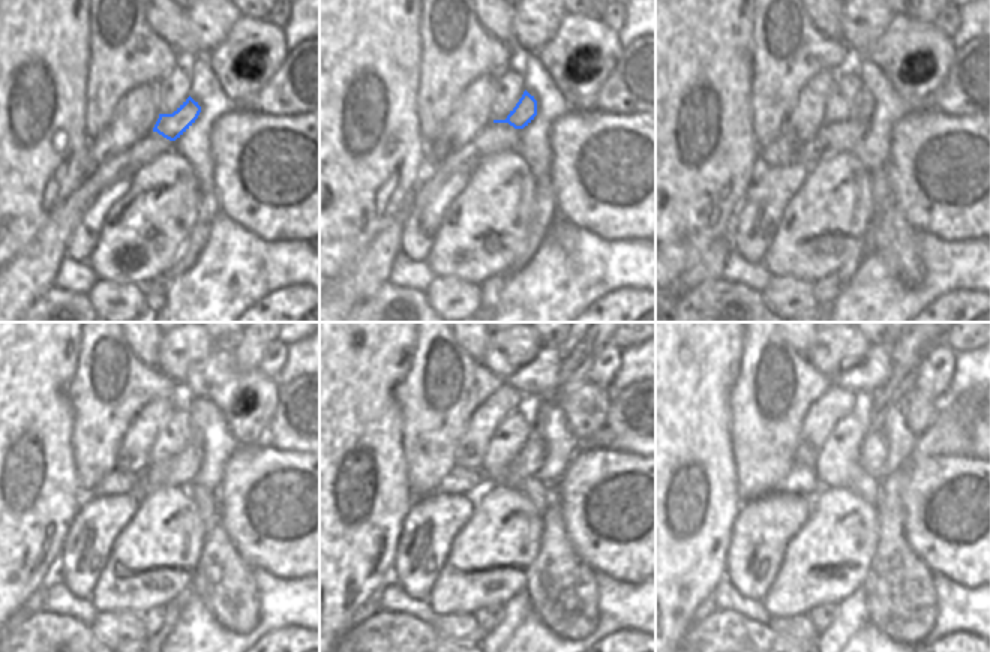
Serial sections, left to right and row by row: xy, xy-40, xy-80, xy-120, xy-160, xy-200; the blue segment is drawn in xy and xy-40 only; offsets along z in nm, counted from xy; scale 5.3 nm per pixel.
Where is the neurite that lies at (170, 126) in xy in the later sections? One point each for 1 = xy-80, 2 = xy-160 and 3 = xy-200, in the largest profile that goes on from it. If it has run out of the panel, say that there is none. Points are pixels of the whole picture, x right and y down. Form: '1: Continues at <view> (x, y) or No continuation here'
1: Continues at xy-80 (864, 104)
2: Continues at xy-160 (528, 409)
3: Continues at xy-200 (902, 381)

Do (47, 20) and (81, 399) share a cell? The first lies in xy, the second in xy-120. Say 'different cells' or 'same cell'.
different cells

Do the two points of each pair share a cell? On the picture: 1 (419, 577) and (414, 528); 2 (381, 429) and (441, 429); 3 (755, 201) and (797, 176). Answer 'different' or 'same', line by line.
1: same
2: different
3: same

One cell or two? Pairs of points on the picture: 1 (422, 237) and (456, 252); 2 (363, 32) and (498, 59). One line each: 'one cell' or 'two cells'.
1: two cells
2: two cells

